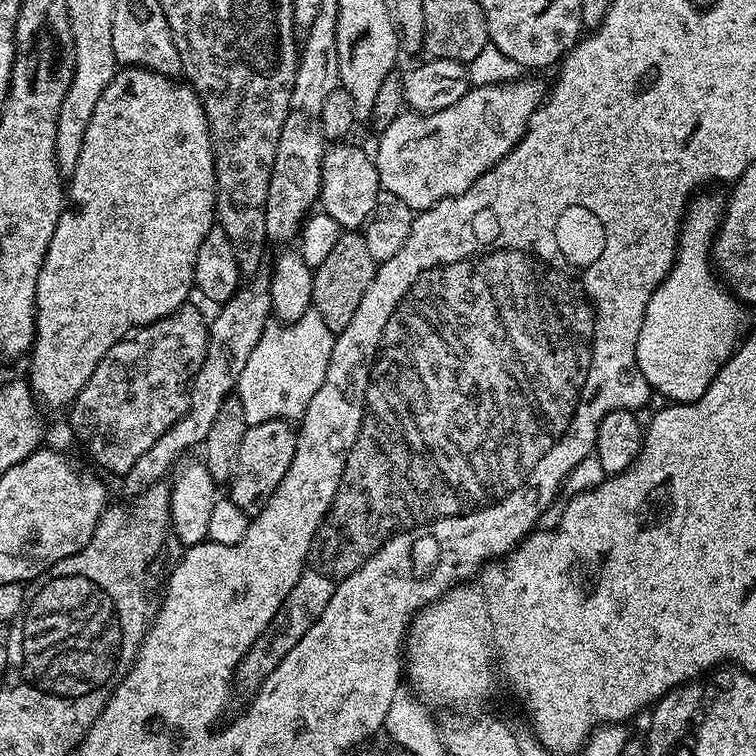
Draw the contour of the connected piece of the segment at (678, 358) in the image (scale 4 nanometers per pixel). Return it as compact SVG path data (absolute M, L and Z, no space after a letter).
M696 194L689 199L684 218L680 221L680 239L676 245L676 260L672 264L671 270L668 271L668 277L666 277L666 279L658 286L658 290L654 290L654 294L646 306L644 317L642 318L642 330L638 330L638 346L636 347L636 365L642 370L642 374L646 378L649 389L651 389L653 393L661 392L661 394L666 398L665 401L678 404L693 404L693 402L698 398L702 398L702 394L706 394L710 382L714 382L718 370L722 370L724 363L731 358L732 353L736 351L746 332L746 327L744 328L745 305L737 300L736 297L728 291L727 287L725 287L725 285L718 279L717 273L714 271L714 260L710 255L716 238L716 233L720 230L720 222L724 219L725 201L721 199L721 197L719 200L716 196L700 195L704 194Z

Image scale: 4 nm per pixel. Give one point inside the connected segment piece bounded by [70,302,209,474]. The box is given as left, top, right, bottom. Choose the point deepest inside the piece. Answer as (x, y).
(140, 389)

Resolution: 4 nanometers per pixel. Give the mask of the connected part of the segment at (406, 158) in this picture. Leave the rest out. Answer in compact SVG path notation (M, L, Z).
M526 79L469 87L468 93L458 98L454 106L446 106L446 110L423 114L411 110L401 112L398 118L394 118L394 122L390 122L390 126L379 133L380 141L376 144L376 152L374 151L381 189L394 194L413 210L429 208L446 198L460 196L470 190L470 186L474 186L478 178L485 176L499 160L510 154L510 150L514 150L514 146L528 129L534 110L543 102L546 84L540 80Z

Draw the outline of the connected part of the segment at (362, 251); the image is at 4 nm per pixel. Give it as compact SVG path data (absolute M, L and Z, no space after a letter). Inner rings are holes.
M341 231L337 244L330 250L330 255L313 271L313 294L311 307L322 314L322 322L330 326L333 334L338 334L346 326L350 326L350 318L354 318L354 310L358 310L358 302L362 302L362 294L370 290L370 282L376 277L378 262L370 258L370 250L366 246L363 231Z

